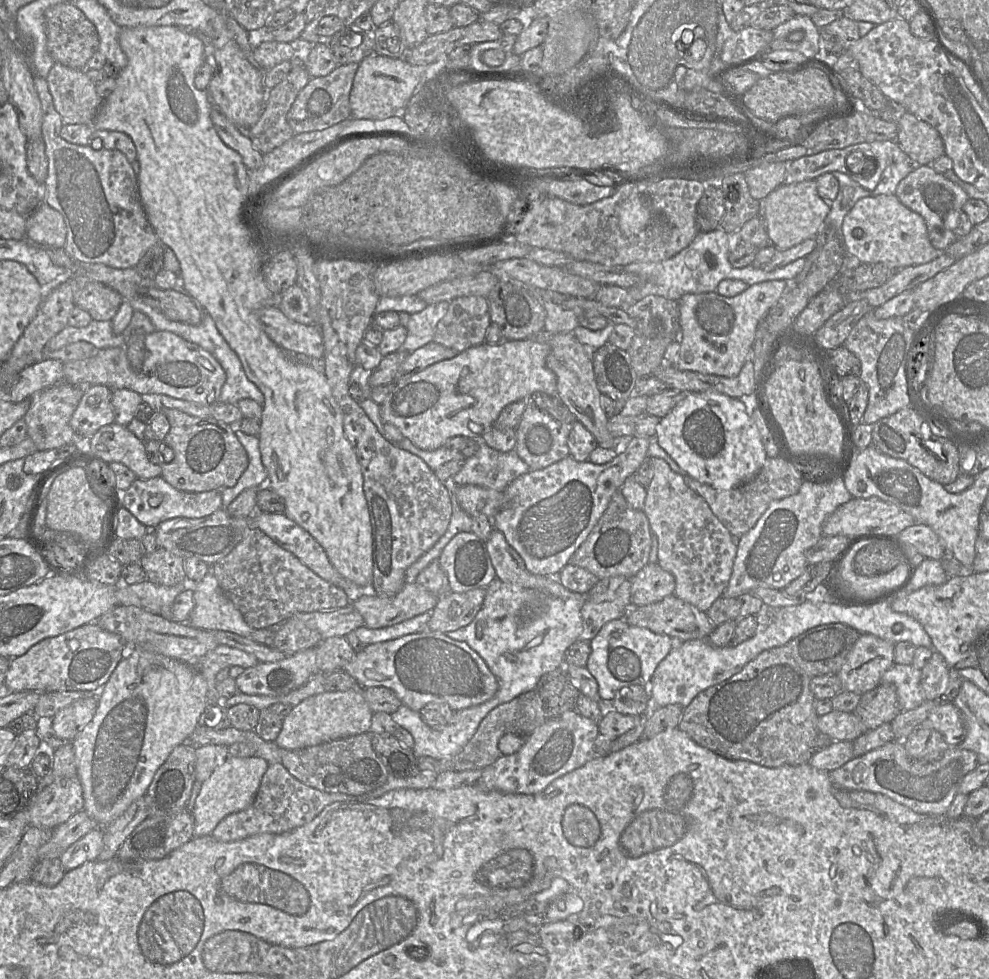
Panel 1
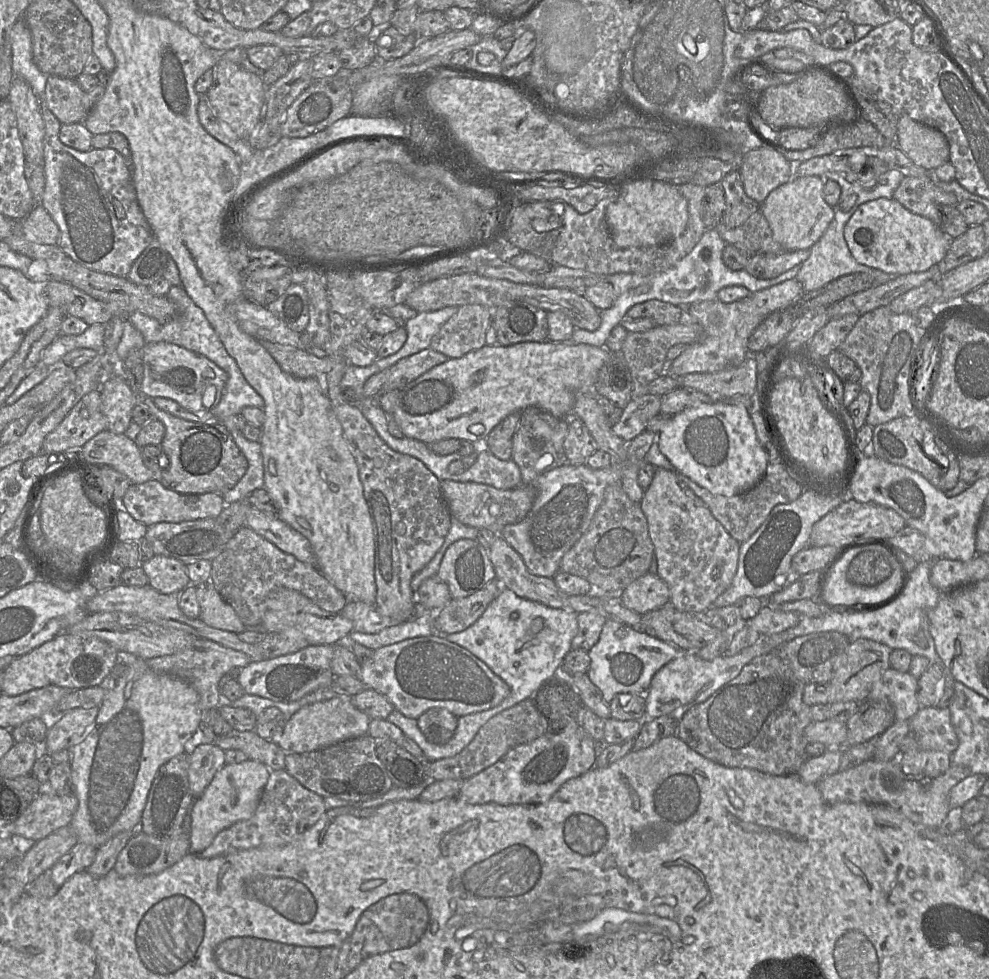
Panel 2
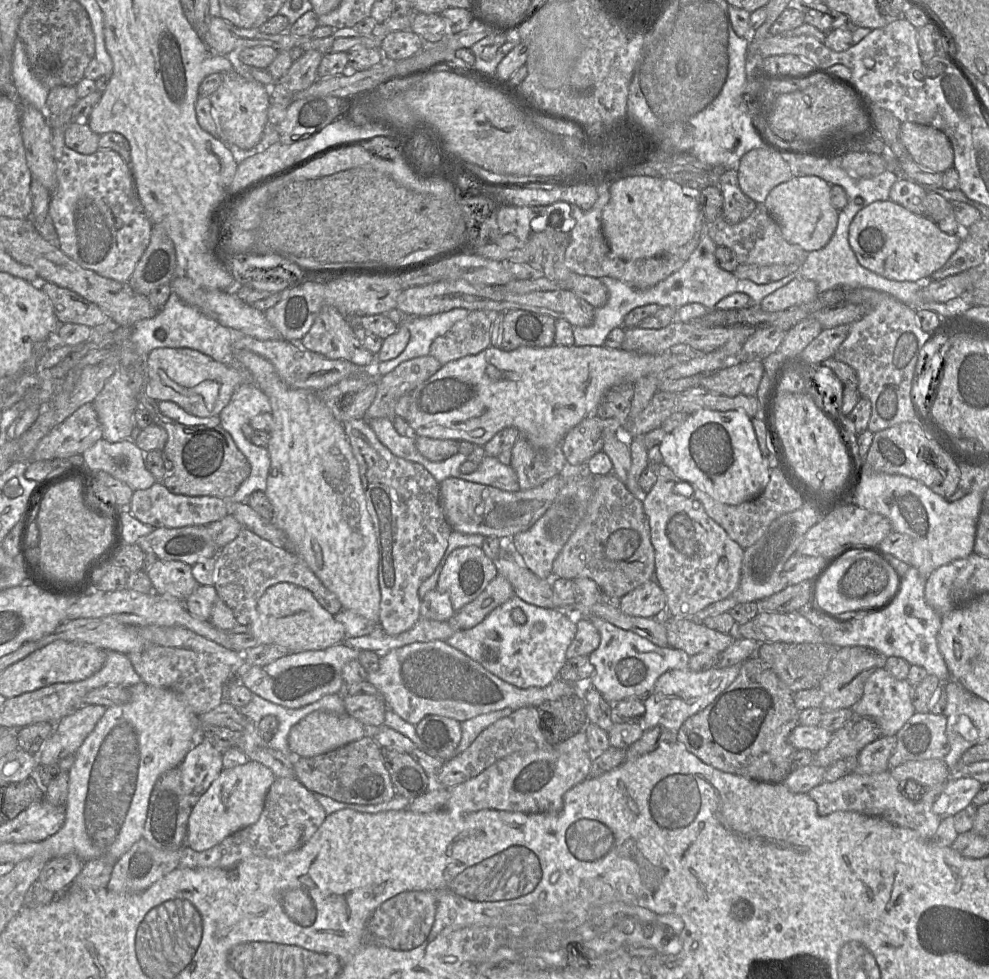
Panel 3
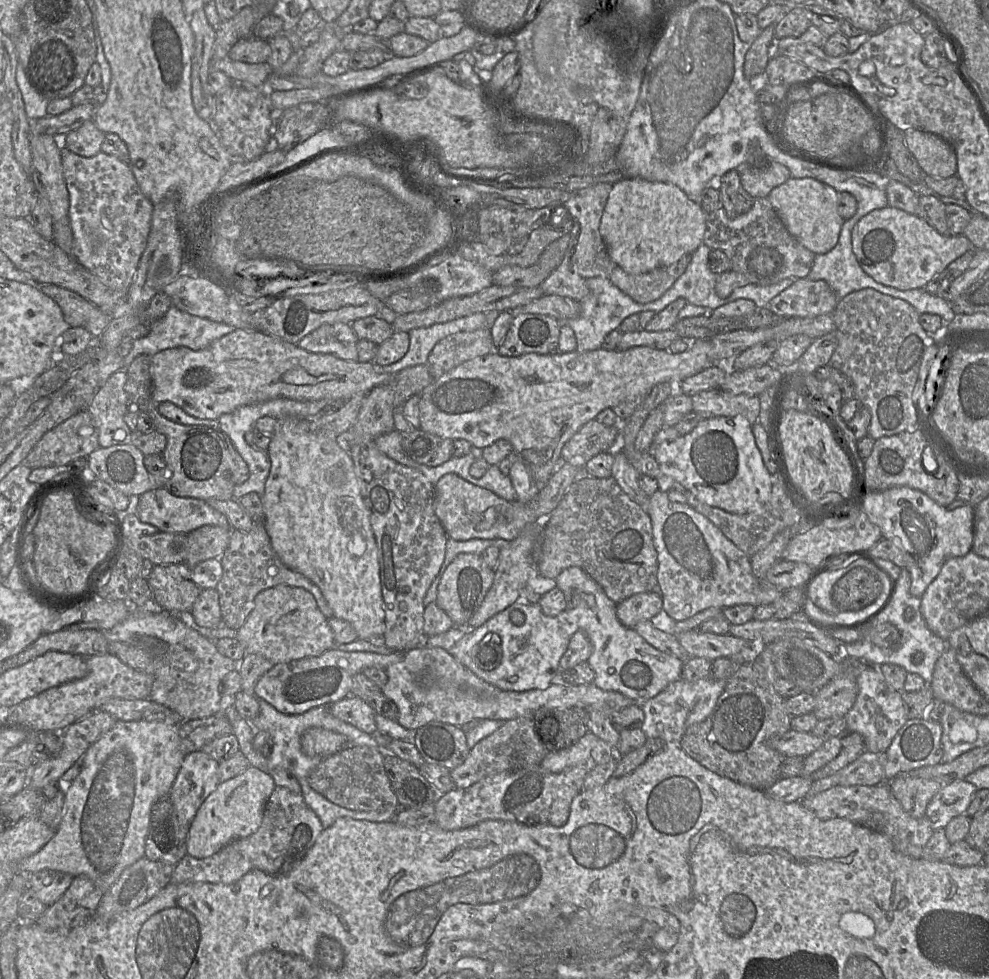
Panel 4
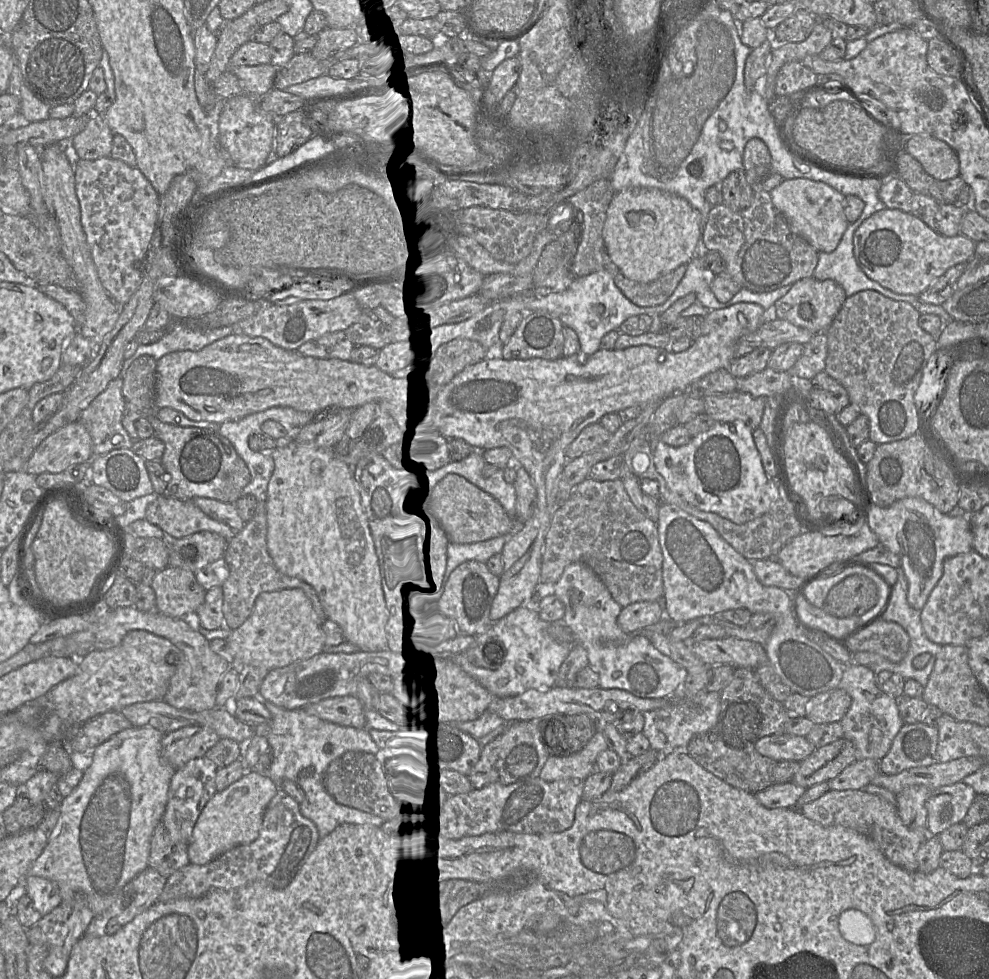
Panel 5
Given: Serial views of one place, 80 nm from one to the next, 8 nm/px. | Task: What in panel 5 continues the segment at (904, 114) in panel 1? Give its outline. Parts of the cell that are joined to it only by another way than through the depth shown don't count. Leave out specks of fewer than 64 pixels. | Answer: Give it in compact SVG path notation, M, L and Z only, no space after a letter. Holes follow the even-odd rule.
M916 134L905 136L903 147L922 165L926 173L938 181L960 175L956 152L942 140Z

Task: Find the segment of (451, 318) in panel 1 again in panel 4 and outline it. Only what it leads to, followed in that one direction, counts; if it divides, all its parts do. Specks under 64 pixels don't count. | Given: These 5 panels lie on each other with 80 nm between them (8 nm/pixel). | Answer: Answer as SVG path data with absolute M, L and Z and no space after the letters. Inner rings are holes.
M491 328L462 331L440 340L428 357L428 368L433 379L473 358L497 353L492 339Z

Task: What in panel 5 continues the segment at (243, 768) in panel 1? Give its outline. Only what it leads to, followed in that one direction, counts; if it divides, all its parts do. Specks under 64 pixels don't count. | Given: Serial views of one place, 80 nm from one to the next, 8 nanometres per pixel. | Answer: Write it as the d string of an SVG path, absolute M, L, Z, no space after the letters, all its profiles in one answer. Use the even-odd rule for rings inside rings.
M247 770L236 782L217 791L201 811L188 843L189 863L205 865L224 852L253 842L259 835L264 812L278 788L267 776Z

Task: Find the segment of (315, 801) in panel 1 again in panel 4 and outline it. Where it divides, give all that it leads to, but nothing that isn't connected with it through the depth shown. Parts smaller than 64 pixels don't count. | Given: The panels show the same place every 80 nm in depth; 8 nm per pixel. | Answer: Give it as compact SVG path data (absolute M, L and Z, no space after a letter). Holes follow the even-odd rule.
M277 786L269 796L261 824L251 835L234 840L210 857L197 859L186 854L175 865L170 884L233 884L252 870L285 875L303 859L323 830L319 817L306 805L303 795Z

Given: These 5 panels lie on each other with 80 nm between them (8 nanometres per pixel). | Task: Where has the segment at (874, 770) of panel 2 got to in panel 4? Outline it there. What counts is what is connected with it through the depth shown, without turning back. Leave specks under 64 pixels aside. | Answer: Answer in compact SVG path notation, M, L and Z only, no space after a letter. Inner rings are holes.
M885 782L873 786L837 784L812 797L805 797L801 802L820 820L843 818L887 836L897 852L914 859L921 858L923 848L934 833L931 822L926 816L914 818L904 811L890 786Z

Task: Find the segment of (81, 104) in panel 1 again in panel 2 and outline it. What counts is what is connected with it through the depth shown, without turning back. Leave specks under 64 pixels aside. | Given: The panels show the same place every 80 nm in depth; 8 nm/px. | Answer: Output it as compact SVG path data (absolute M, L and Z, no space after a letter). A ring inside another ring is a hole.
M47 76L44 100L61 124L84 123L89 112L83 106L85 94L76 79Z

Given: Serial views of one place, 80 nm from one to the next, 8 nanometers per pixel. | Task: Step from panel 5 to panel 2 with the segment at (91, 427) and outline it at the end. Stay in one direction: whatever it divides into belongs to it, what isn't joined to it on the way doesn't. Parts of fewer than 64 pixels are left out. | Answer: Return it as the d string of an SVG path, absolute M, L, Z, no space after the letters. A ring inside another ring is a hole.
M112 376L100 388L102 411L107 427L116 434L125 434L132 419L132 410L138 403L135 394L123 376Z

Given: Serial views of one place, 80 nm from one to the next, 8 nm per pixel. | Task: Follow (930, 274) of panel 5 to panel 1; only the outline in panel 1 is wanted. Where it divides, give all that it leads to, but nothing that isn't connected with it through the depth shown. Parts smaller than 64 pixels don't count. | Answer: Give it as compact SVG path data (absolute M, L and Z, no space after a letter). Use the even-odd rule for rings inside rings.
M895 194L868 196L859 199L845 215L841 230L846 252L856 256L861 263L883 263L890 268L902 269L928 263L944 252L931 245L923 217L904 206Z

